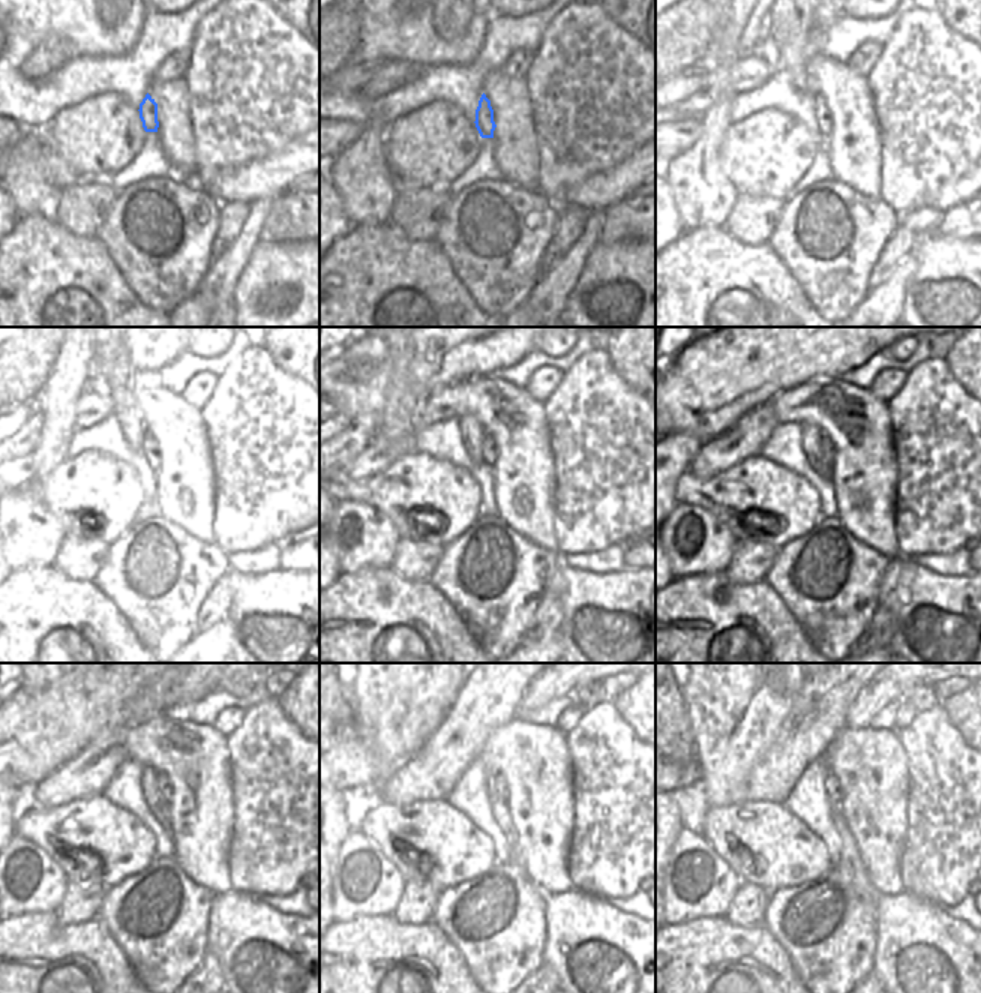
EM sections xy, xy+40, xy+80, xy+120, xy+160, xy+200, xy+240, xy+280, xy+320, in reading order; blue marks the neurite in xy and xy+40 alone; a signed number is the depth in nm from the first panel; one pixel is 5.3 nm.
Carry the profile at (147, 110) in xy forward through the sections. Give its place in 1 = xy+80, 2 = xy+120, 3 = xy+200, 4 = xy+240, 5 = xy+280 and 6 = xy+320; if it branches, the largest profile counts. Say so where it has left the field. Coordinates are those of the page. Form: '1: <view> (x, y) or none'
1: xy+80 (822, 116)
2: xy+120 (150, 449)
3: xy+200 (827, 447)
4: xy+240 (161, 782)
5: xy+280 (495, 782)
6: xy+320 (833, 786)

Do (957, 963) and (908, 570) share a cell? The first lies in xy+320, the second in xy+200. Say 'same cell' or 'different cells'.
same cell

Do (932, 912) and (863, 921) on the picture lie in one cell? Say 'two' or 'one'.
two

